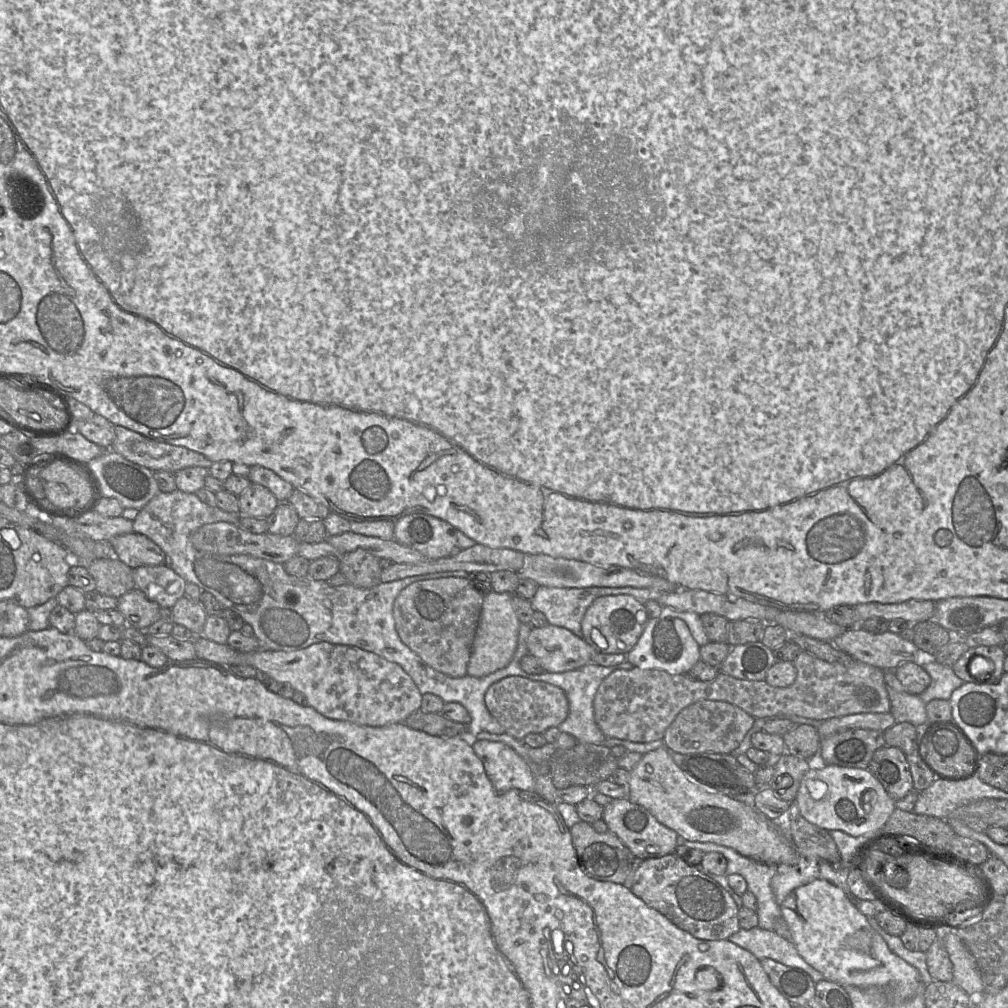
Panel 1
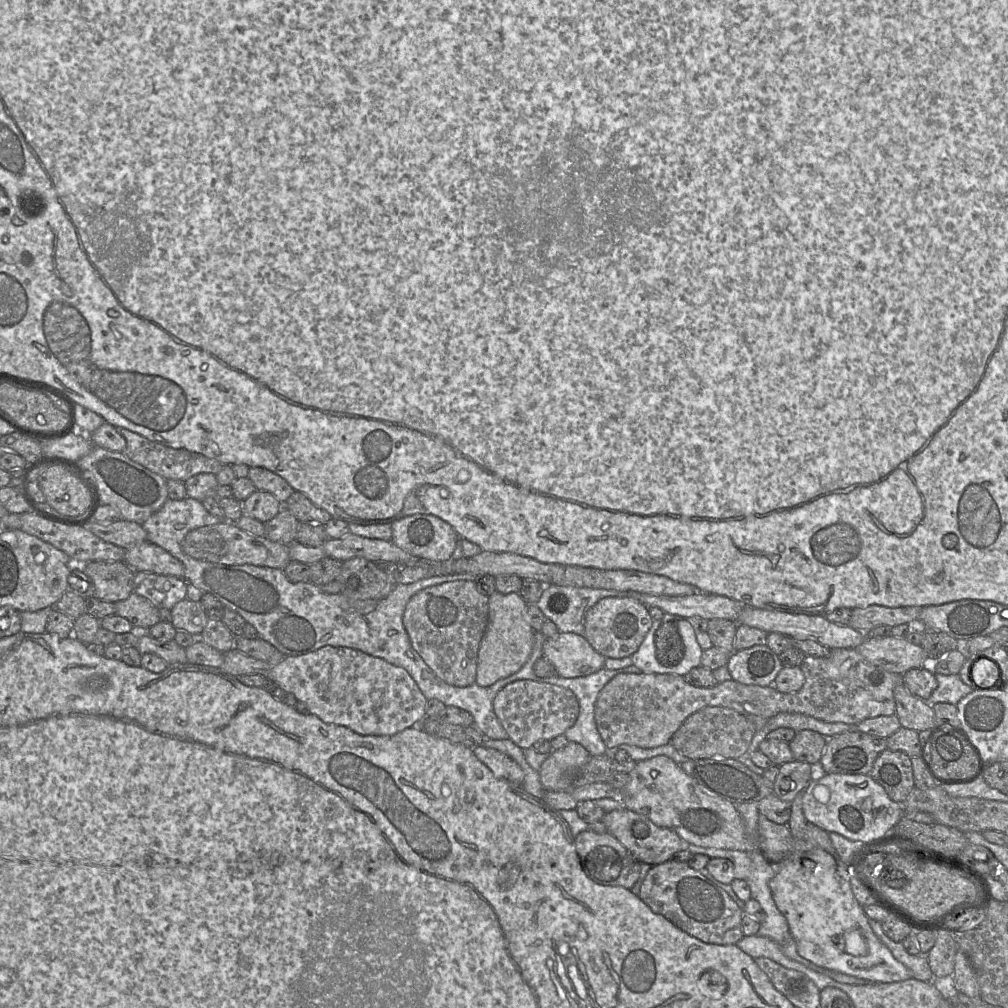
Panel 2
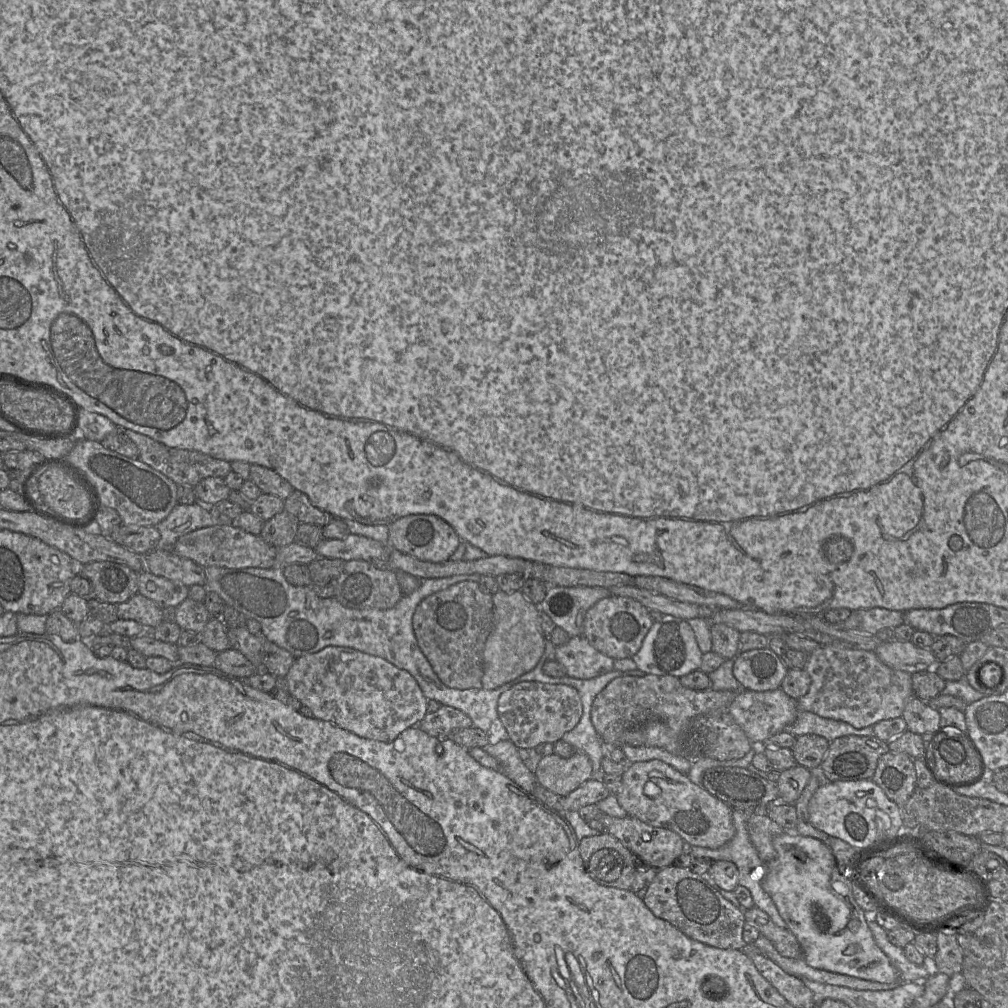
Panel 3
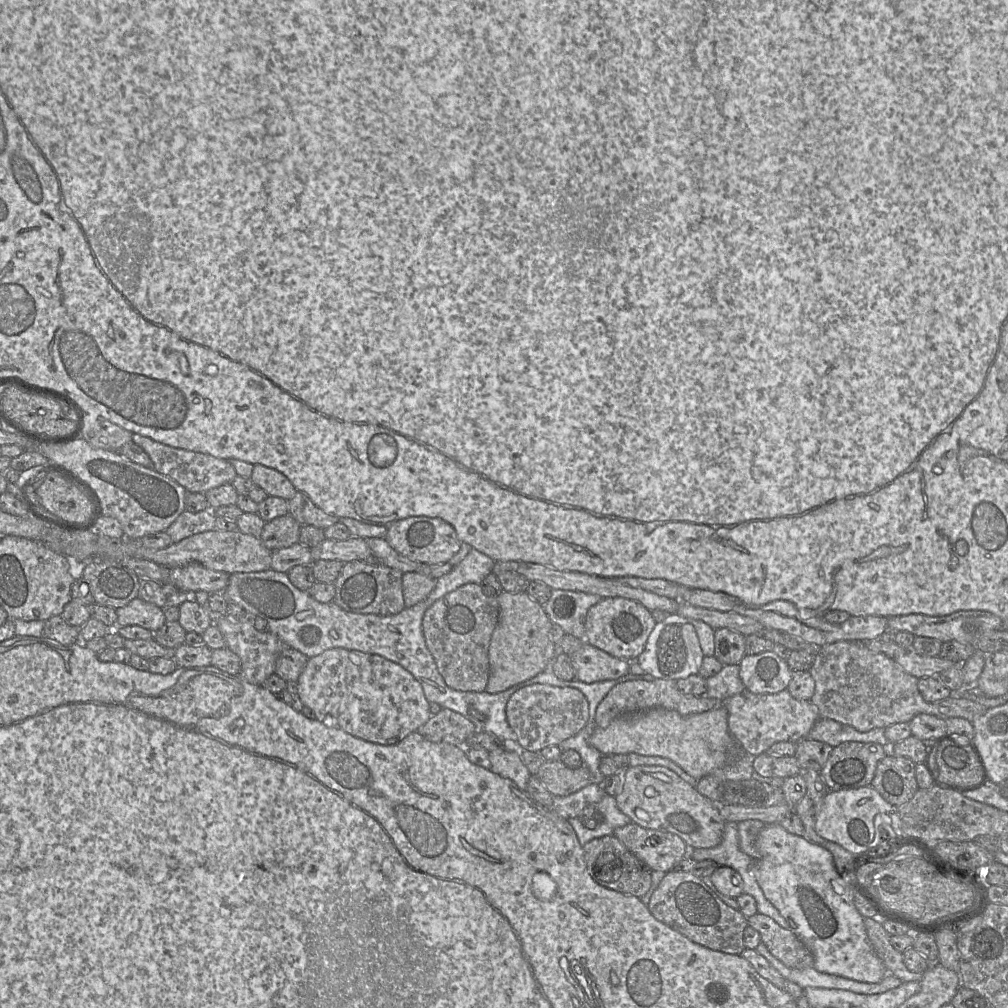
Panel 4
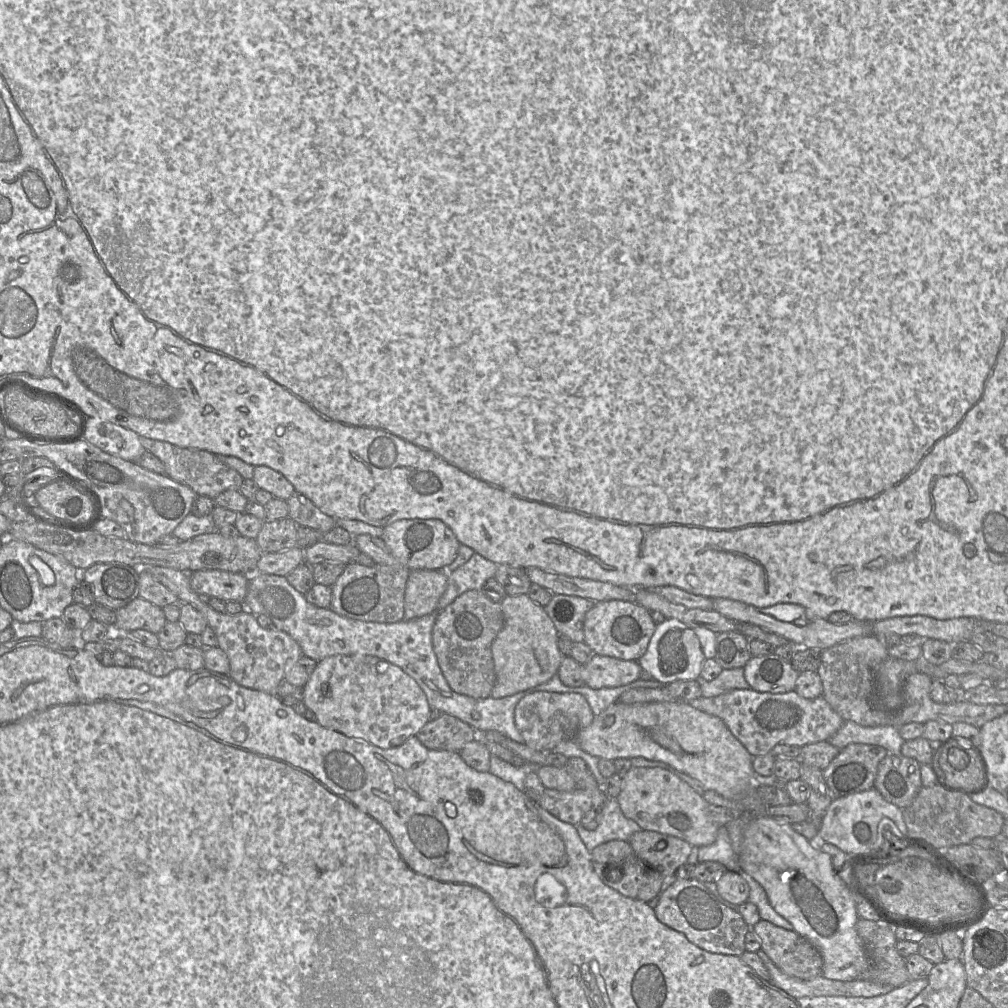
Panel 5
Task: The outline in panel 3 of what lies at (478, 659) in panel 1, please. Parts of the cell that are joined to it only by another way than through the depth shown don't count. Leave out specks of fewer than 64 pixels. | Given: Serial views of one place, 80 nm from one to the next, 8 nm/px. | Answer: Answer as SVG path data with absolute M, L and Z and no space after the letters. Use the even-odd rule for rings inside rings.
M499 590L492 595L494 605L493 629L489 634L483 650L482 688L496 689L519 676L533 670L545 651L545 641L539 622L539 606L530 602L521 591L505 593Z

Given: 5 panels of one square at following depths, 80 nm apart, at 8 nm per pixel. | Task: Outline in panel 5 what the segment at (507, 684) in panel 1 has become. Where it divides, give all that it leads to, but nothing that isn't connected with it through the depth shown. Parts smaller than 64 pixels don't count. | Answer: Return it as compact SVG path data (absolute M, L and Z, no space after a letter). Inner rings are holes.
M536 691L524 696L514 711L515 726L523 737L524 744L536 751L552 751L589 726L593 719L594 714L588 702L578 693Z

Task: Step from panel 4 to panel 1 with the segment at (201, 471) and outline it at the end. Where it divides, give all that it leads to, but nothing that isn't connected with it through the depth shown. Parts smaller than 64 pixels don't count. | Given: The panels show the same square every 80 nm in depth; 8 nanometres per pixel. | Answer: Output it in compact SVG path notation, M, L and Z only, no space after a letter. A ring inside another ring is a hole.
M115 426L115 435L111 449L125 459L151 471L163 470L175 473L180 469L194 466L209 469L213 464L210 459L197 451L150 439L123 426Z

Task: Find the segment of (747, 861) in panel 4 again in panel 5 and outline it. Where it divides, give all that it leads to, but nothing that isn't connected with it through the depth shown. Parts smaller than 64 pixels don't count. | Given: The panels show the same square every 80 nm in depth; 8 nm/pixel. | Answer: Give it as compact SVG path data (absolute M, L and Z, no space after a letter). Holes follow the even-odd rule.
M726 825L719 827L716 840L712 844L699 847L698 862L706 861L719 862L727 870L740 874L750 888L748 900L754 904L758 903L757 881L740 866L738 855L732 848Z

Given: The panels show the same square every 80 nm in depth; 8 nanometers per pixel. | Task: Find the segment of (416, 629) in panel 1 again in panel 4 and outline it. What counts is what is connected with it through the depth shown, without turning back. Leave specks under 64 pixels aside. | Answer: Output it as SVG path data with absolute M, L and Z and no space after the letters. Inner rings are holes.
M464 584L436 600L424 613L426 646L445 683L459 691L484 692L489 679L488 649L499 621L497 598L487 596L481 584Z

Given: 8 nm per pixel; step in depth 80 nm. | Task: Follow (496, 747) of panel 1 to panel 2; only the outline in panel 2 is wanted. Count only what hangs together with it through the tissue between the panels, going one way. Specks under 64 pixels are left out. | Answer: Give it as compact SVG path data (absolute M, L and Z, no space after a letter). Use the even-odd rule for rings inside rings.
M483 745L473 747L472 751L491 770L496 778L505 779L513 784L522 784L524 772L508 755Z

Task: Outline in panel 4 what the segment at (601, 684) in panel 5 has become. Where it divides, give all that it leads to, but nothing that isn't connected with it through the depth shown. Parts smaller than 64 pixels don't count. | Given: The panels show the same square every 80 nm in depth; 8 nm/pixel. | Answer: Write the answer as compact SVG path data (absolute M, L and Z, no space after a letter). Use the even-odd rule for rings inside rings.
M584 639L582 647L570 656L575 679L584 683L615 680L629 673L629 662L614 657Z

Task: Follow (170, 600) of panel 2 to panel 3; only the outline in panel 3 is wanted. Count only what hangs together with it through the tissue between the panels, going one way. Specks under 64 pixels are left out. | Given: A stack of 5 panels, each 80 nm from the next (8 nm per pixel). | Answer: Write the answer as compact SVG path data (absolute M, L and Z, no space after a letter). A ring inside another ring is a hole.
M139 572L138 594L154 601L160 608L177 607L189 597L189 587L150 572Z

